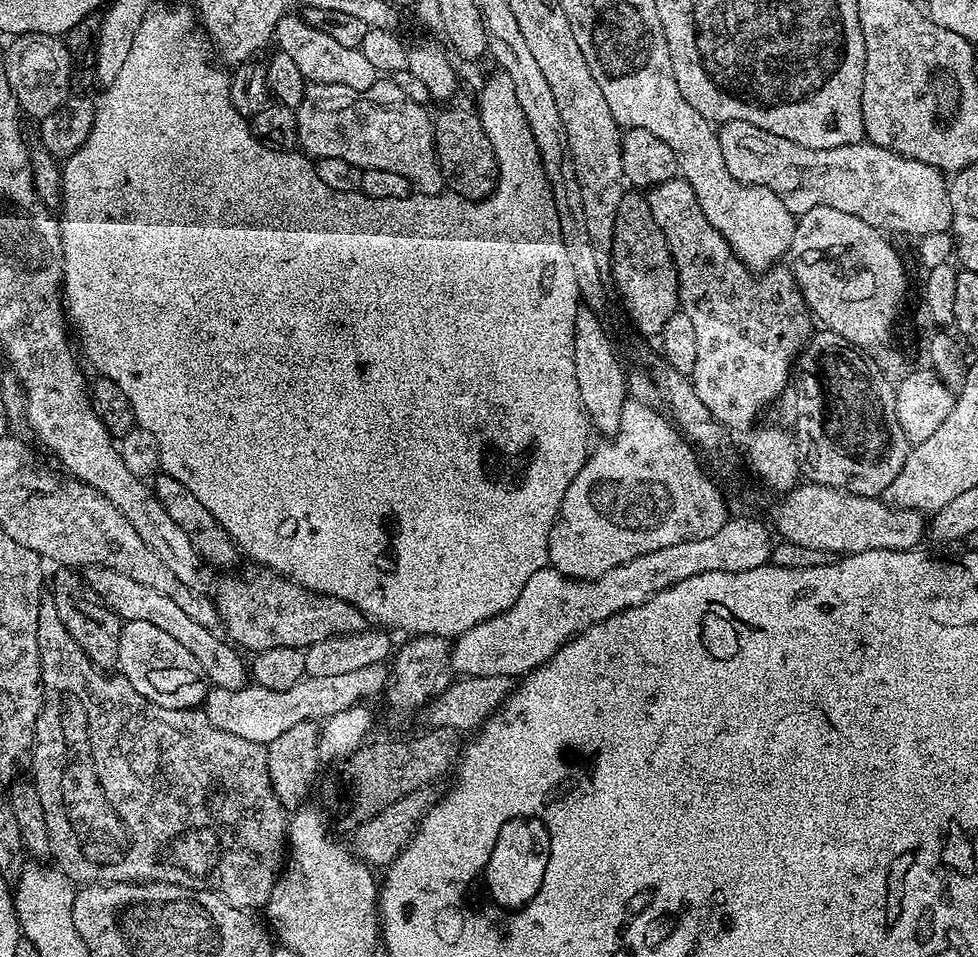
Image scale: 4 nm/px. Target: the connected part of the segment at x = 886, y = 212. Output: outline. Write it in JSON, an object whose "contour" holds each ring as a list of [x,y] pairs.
{"contour":[[[741,120],[723,121],[716,137],[718,146],[722,146],[726,170],[730,170],[738,182],[778,194],[782,206],[793,214],[809,212],[818,206],[834,206],[834,210],[842,210],[842,214],[862,218],[866,226],[874,226],[879,232],[905,232],[914,238],[951,229],[949,181],[945,173],[929,164],[907,160],[867,142],[814,150]]]}

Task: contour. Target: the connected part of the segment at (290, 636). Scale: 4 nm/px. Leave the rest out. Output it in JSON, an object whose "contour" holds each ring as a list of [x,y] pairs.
{"contour":[[[256,570],[260,572],[252,572],[249,576],[232,576],[236,574],[228,574],[224,581],[216,588],[216,596],[214,595],[214,603],[216,606],[216,612],[220,615],[220,623],[223,631],[226,633],[227,639],[231,641],[233,645],[239,646],[241,649],[249,648],[249,653],[255,654],[262,650],[270,650],[274,646],[290,646],[291,648],[305,649],[308,645],[314,642],[322,642],[326,638],[334,638],[335,636],[349,636],[352,632],[362,632],[366,628],[366,618],[362,613],[357,610],[350,602],[342,602],[338,598],[333,596],[326,596],[319,592],[309,592],[307,588],[303,588],[300,584],[295,584],[294,581],[289,580],[287,576],[281,576],[271,570]]]}

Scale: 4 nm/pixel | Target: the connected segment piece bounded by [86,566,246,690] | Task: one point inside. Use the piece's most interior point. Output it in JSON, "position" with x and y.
{"position":[225,668]}

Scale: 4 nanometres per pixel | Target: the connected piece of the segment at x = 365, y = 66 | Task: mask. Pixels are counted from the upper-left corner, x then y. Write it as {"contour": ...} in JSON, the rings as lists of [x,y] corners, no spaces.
{"contour":[[[286,14],[279,20],[274,40],[279,51],[293,59],[294,66],[298,67],[305,81],[348,86],[355,92],[363,93],[374,86],[378,73],[374,70],[374,66],[370,66],[366,54],[362,54],[359,48],[338,46],[338,42],[334,42],[334,38],[326,34],[323,29],[315,28],[303,17],[296,16]]]}

